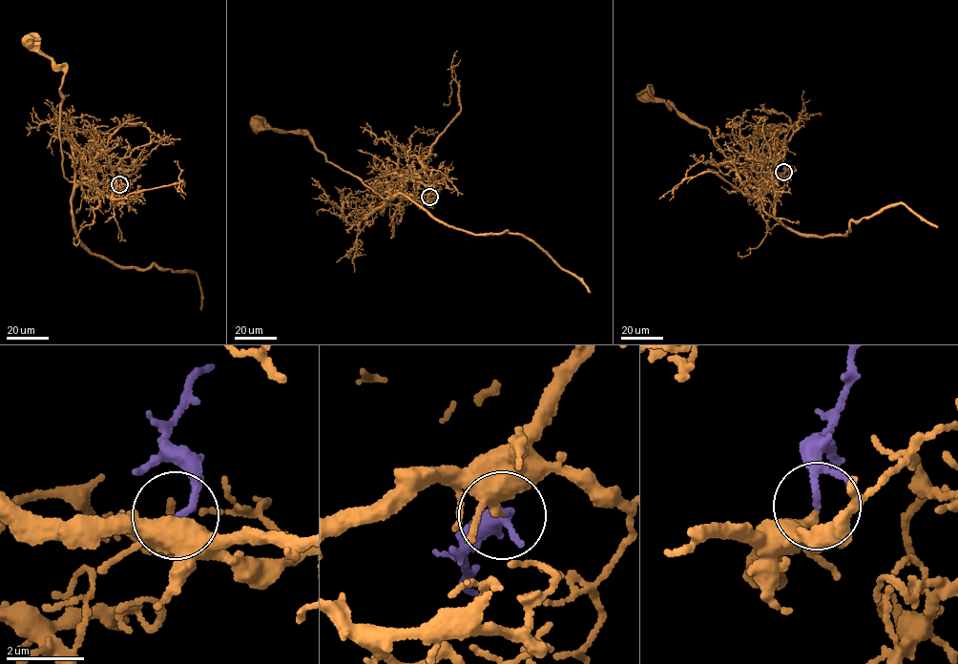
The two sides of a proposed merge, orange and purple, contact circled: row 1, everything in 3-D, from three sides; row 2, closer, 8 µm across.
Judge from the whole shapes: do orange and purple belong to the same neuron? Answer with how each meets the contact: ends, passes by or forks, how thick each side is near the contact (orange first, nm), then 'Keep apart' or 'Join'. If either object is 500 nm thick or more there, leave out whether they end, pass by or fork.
At the ring orange passes by. At the ring purple passes by. Thickness 280 nm (orange) against 110 nm. Join

